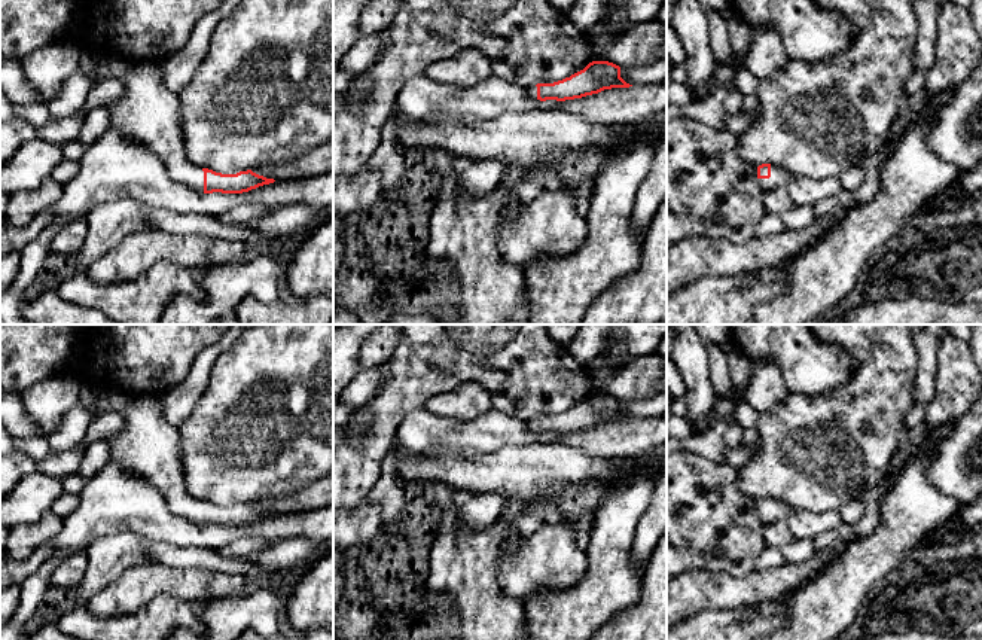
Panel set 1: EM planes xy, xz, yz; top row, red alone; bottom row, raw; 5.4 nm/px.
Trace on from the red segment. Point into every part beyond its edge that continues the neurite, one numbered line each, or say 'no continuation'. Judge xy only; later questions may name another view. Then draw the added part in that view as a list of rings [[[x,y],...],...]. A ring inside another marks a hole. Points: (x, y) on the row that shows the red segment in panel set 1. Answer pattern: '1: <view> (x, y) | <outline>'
1: xy (148, 112) | [[[86,51],[79,70],[92,85],[106,77],[119,79],[125,86],[122,98],[104,106],[109,128],[149,146],[173,180],[204,192],[204,171],[184,153],[180,100],[167,89],[159,64]]]

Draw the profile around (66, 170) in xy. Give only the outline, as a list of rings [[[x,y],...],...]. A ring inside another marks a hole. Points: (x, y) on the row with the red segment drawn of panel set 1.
[[[64,159],[51,174],[51,177],[61,186],[68,183],[80,170],[80,162]]]

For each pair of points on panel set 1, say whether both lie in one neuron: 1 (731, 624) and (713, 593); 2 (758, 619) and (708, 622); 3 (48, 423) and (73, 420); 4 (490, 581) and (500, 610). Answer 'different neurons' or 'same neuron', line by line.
1: different neurons
2: same neuron
3: different neurons
4: same neuron

